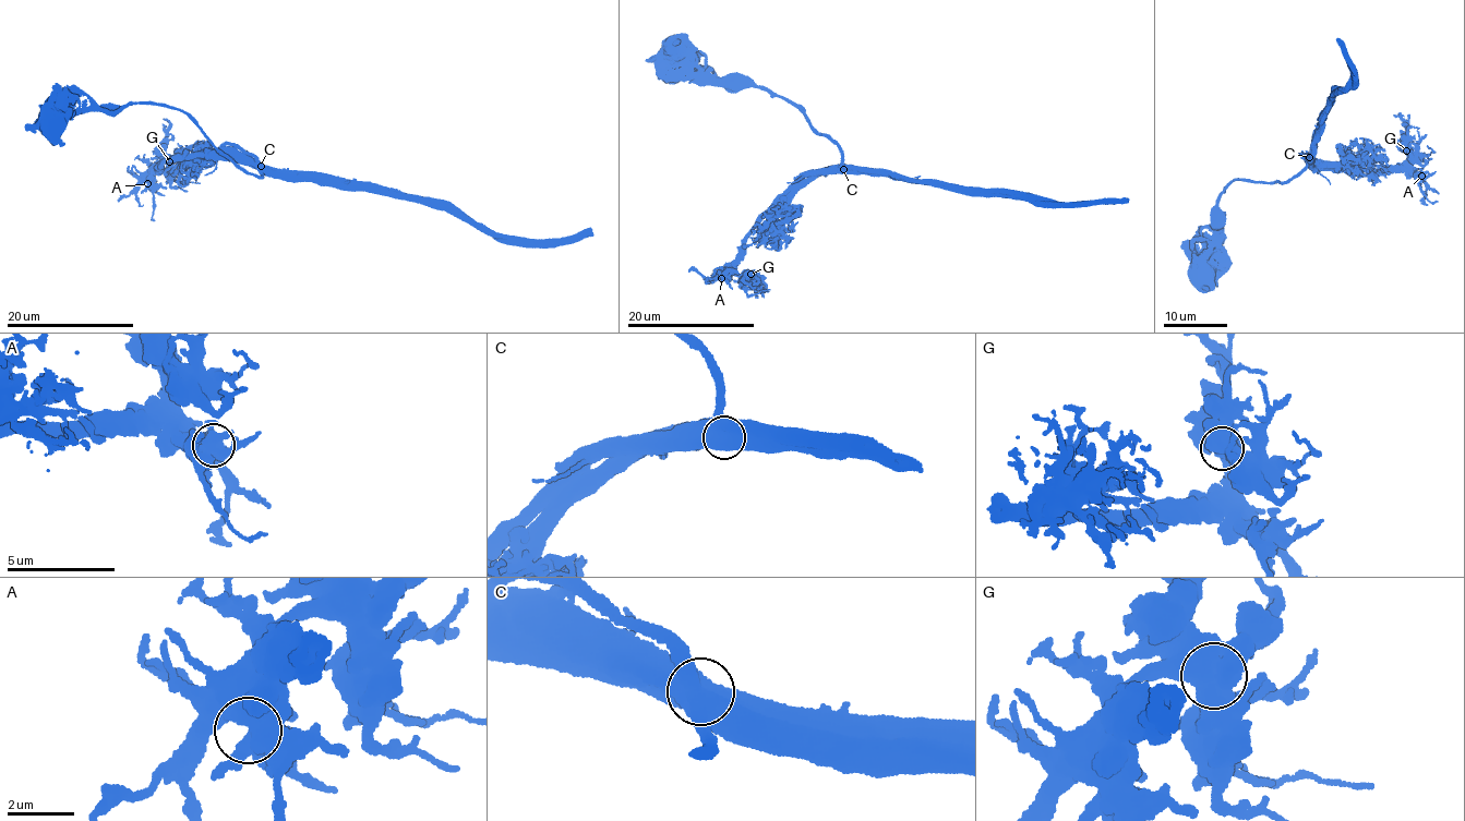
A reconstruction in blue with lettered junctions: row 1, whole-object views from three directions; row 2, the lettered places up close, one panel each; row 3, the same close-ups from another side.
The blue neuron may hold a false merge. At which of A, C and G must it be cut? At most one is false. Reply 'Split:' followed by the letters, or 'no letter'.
Split: C

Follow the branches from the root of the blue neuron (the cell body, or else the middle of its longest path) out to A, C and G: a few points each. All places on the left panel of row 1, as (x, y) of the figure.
A: (51, 124), (92, 109), (161, 106), (183, 111), (238, 167), (262, 174), (216, 155), (164, 166), (147, 183)
C: (51, 124), (92, 109), (107, 112), (151, 103), (183, 111), (241, 169), (259, 177), (260, 166)
G: (51, 124), (92, 109), (161, 106), (183, 111), (238, 167), (262, 174), (225, 155), (169, 161)

